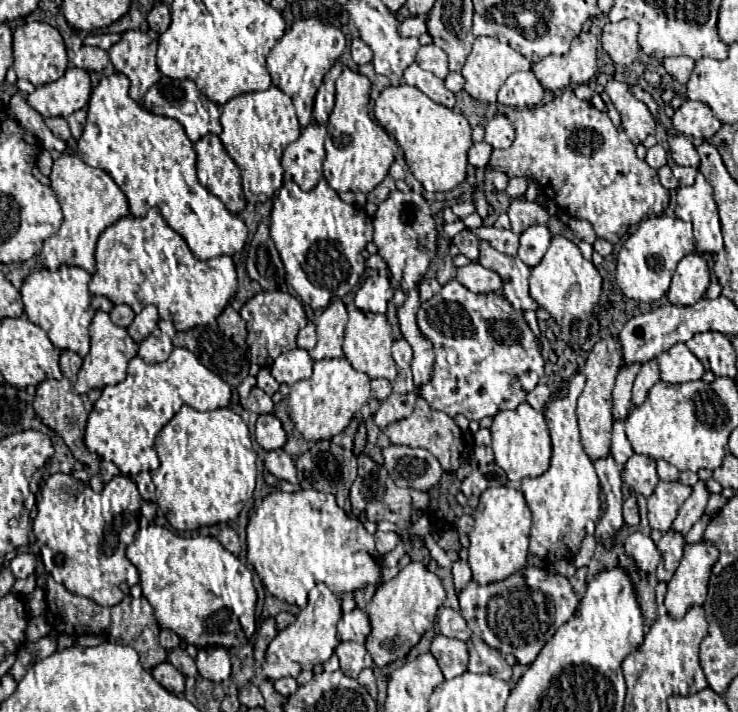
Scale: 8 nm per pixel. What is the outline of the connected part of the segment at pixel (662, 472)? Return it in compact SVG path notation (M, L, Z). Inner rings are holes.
M658 460L656 464L658 464L658 476L660 476L660 480L670 480L670 482L678 480L678 476L680 476L678 468L674 468L672 464L668 464L664 460Z

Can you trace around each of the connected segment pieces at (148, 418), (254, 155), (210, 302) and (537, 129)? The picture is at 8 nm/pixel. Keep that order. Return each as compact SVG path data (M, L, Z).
M174 348L170 358L160 364L146 364L136 356L128 364L126 380L106 386L102 396L94 402L84 442L88 450L96 452L102 460L114 462L122 474L136 476L142 471L153 471L160 465L154 448L156 434L184 404L196 410L214 410L228 406L230 396L230 386L202 366L200 360L186 348Z
M270 86L264 92L248 92L228 100L222 106L222 134L220 140L228 156L238 164L242 172L244 196L250 204L270 200L282 186L284 168L280 166L282 152L300 136L300 124L290 96L280 88Z
M150 208L144 218L126 216L120 218L116 224L106 228L96 244L96 274L90 282L90 292L106 296L112 304L128 304L136 314L148 306L154 304L158 308L158 314L162 320L172 320L176 330L190 330L194 326L212 324L220 312L226 308L226 304L234 298L238 290L236 280L236 268L230 256L216 256L210 260L196 260L190 252L184 238L180 238L178 232L174 232L158 212L158 208Z
M618 80L608 82L608 96L622 116L624 132L620 132L612 124L608 114L596 110L586 100L578 100L572 90L562 90L548 104L538 104L534 108L524 108L524 110L506 110L506 116L516 132L516 138L512 146L506 150L492 150L488 164L492 170L504 172L508 178L514 176L534 178L538 182L540 192L550 200L554 200L554 204L560 206L568 216L578 220L588 220L598 238L616 244L628 232L628 228L638 224L642 218L652 214L662 214L668 208L670 196L668 190L660 184L656 170L650 168L644 160L640 160L634 152L636 144L641 143L648 134L654 134L656 128L654 116L650 114L646 104L634 98L630 86L624 86Z

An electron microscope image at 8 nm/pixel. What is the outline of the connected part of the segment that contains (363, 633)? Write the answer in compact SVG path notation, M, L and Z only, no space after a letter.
M354 608L348 614L342 614L342 618L338 620L340 640L352 640L352 642L364 644L368 634L370 634L370 620L368 620L368 614L360 608Z

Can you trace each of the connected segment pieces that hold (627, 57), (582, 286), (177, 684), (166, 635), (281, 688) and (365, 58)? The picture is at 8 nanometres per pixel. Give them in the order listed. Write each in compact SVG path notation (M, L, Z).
M620 20L616 24L608 22L602 30L602 48L614 60L614 64L630 66L638 56L638 24L634 20Z
M554 236L552 244L538 266L532 268L530 274L530 296L536 304L546 310L560 326L572 326L578 320L590 316L596 306L602 290L602 278L596 266L582 258L576 244L566 240L564 236Z
M162 662L152 670L152 676L172 694L182 694L184 692L184 676L170 664Z
M160 630L160 646L170 652L180 646L180 638L172 630Z
M280 678L280 680L276 680L276 682L274 682L274 688L276 688L282 696L290 696L290 694L294 694L294 692L296 692L298 684L296 684L296 680L294 680L294 678Z
M360 38L352 40L350 50L352 50L352 60L354 60L356 64L368 64L368 62L372 60L372 50L370 50Z

